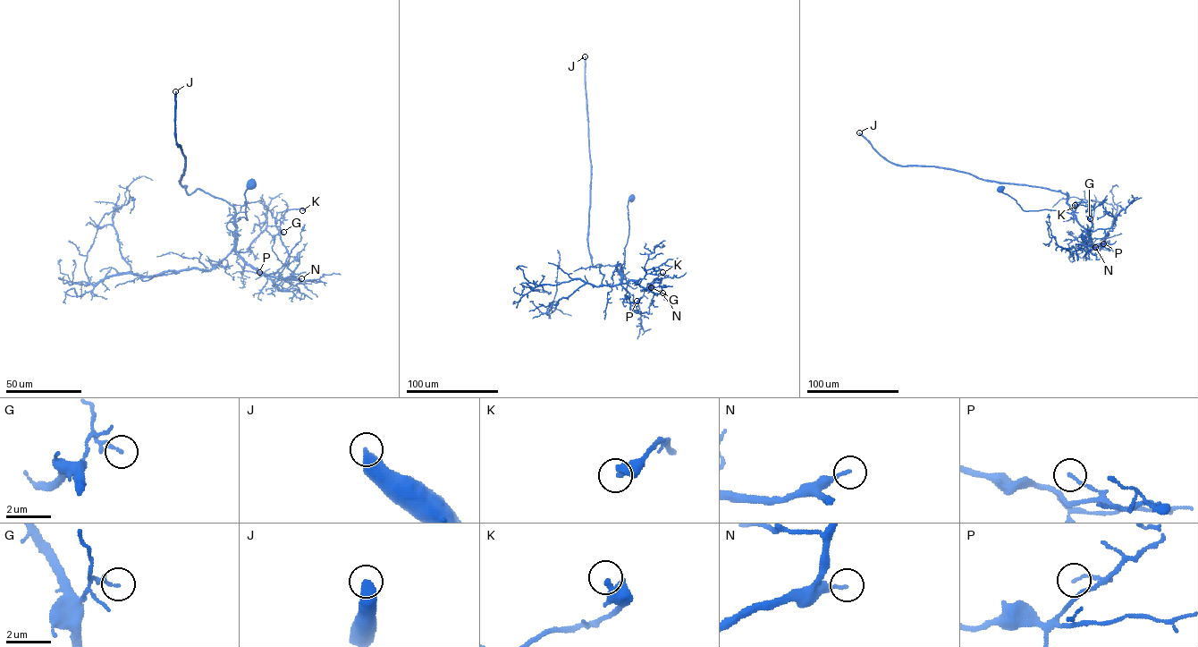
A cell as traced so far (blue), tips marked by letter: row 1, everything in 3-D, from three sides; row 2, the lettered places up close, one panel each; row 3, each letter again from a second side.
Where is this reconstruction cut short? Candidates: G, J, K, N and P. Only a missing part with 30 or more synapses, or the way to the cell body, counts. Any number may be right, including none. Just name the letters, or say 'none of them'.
J, N

